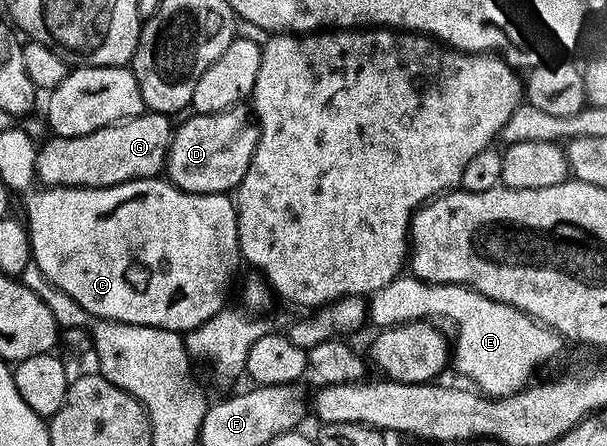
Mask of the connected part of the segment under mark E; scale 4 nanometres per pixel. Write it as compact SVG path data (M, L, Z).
M398 276L382 290L375 291L367 307L368 317L377 328L414 320L441 320L437 318L453 322L457 339L454 337L451 342L452 365L457 365L458 372L470 378L465 380L490 398L503 398L516 390L524 390L532 379L529 377L544 362L551 361L563 345L559 331L543 325L522 310L491 300L478 290L460 286L457 282L428 283L422 278Z

